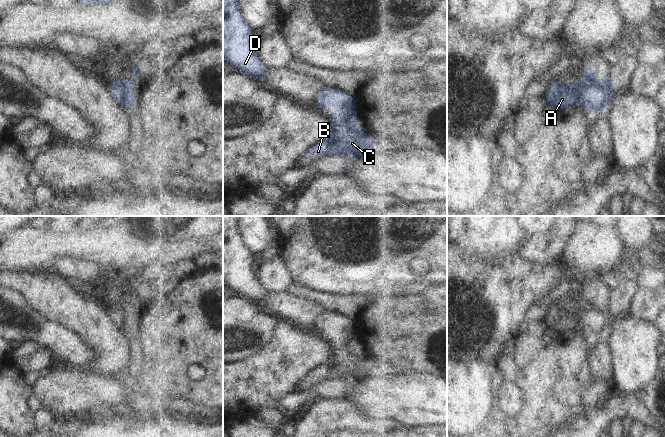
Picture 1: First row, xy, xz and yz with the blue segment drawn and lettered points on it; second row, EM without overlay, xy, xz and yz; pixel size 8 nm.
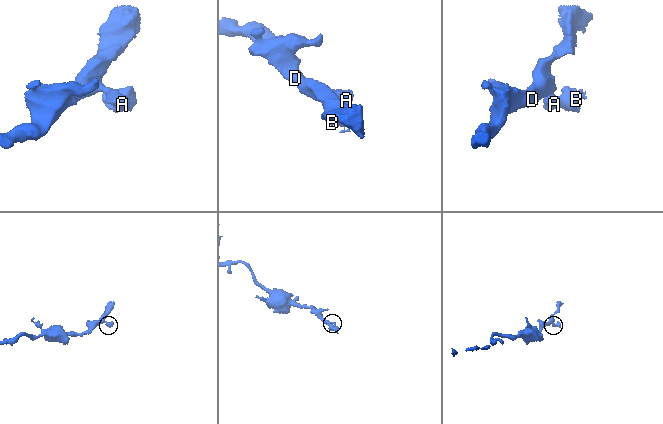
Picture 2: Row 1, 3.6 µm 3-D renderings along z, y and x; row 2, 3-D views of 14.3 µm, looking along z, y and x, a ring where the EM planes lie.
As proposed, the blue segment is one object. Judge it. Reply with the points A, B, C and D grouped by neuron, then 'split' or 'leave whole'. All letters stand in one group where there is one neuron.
A B C D; leave whole

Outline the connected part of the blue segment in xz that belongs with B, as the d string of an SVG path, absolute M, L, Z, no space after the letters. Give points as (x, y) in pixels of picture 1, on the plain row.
M324 311L317 315L313 327L322 336L331 330L339 330L340 335L326 337L332 345L332 356L305 376L307 383L311 380L342 380L353 385L372 374L374 365L356 348L357 323L342 314Z

